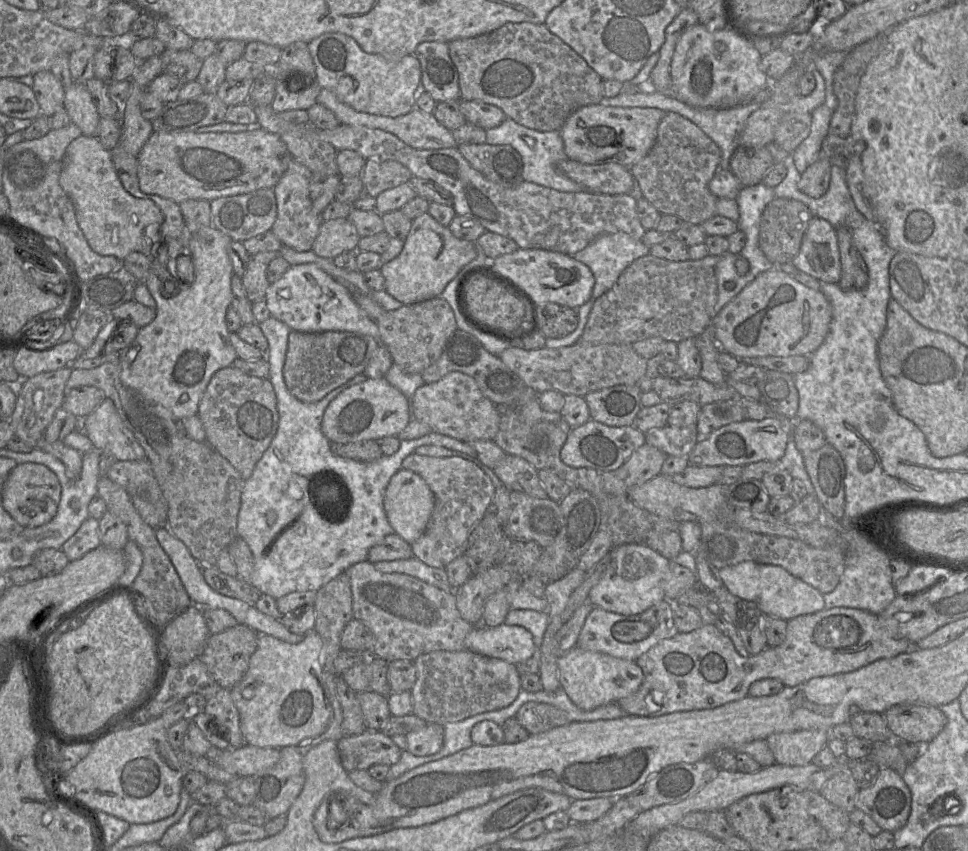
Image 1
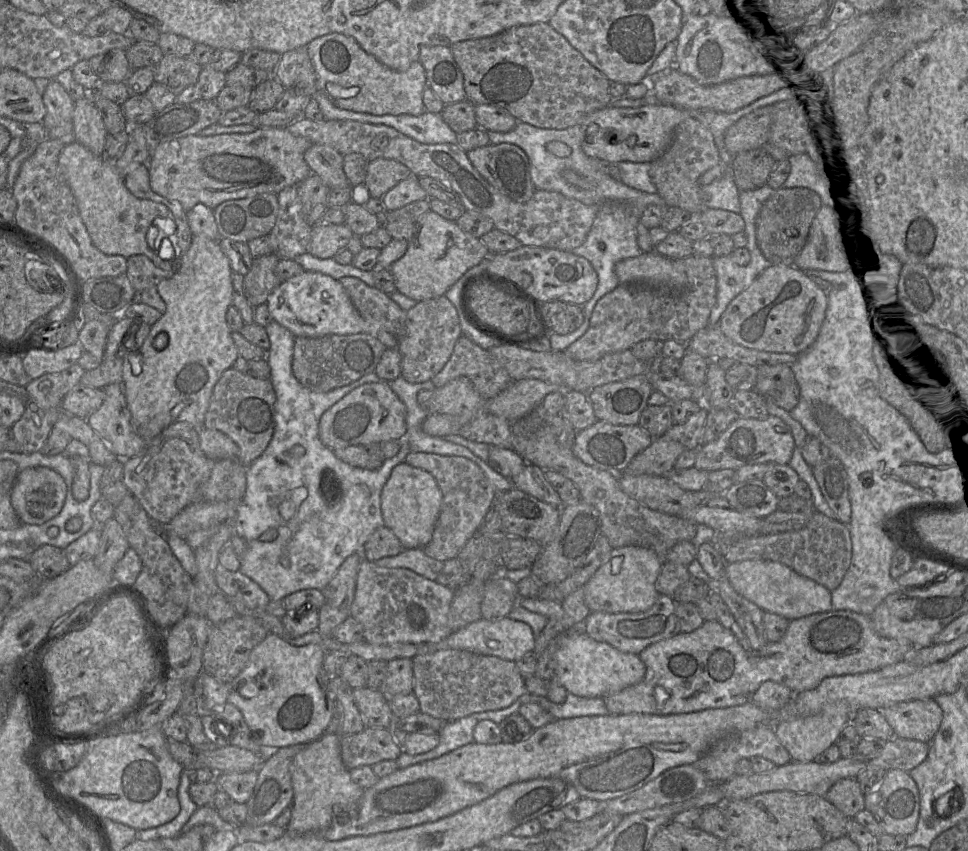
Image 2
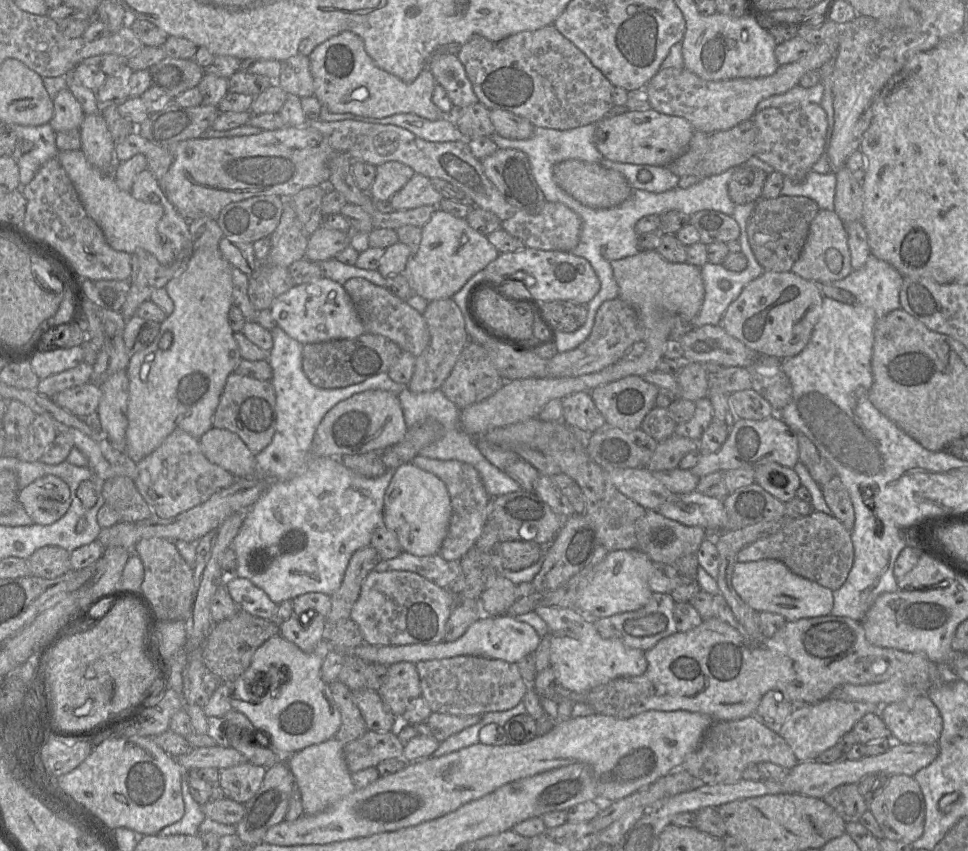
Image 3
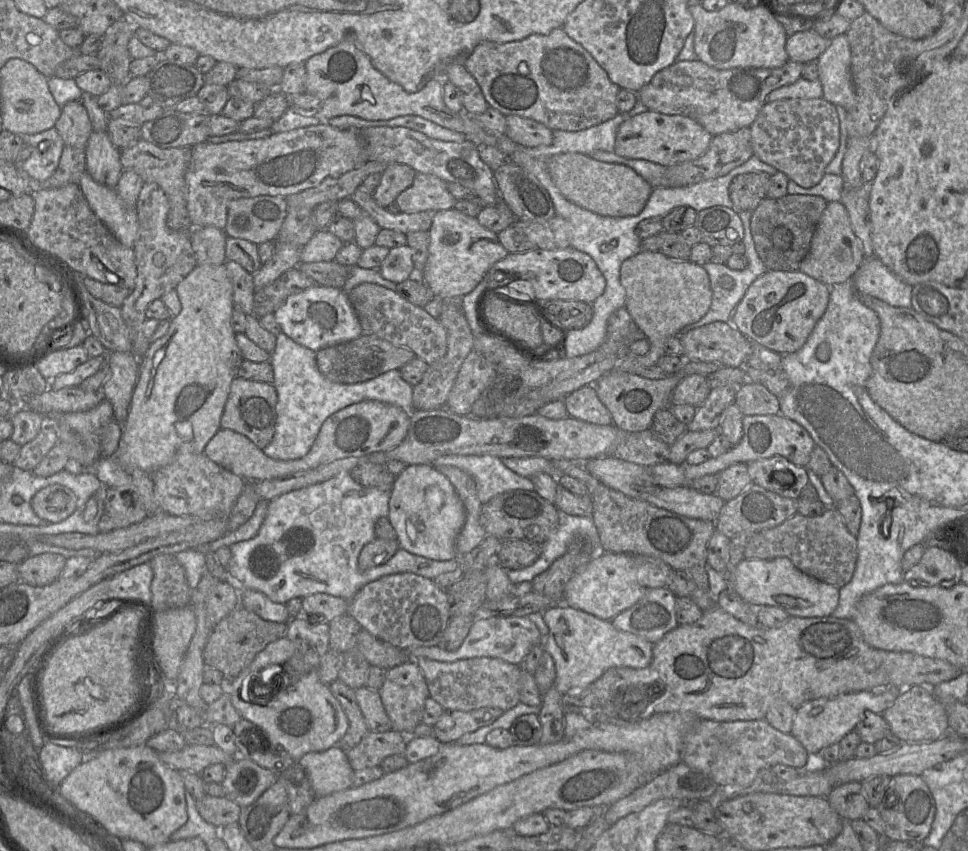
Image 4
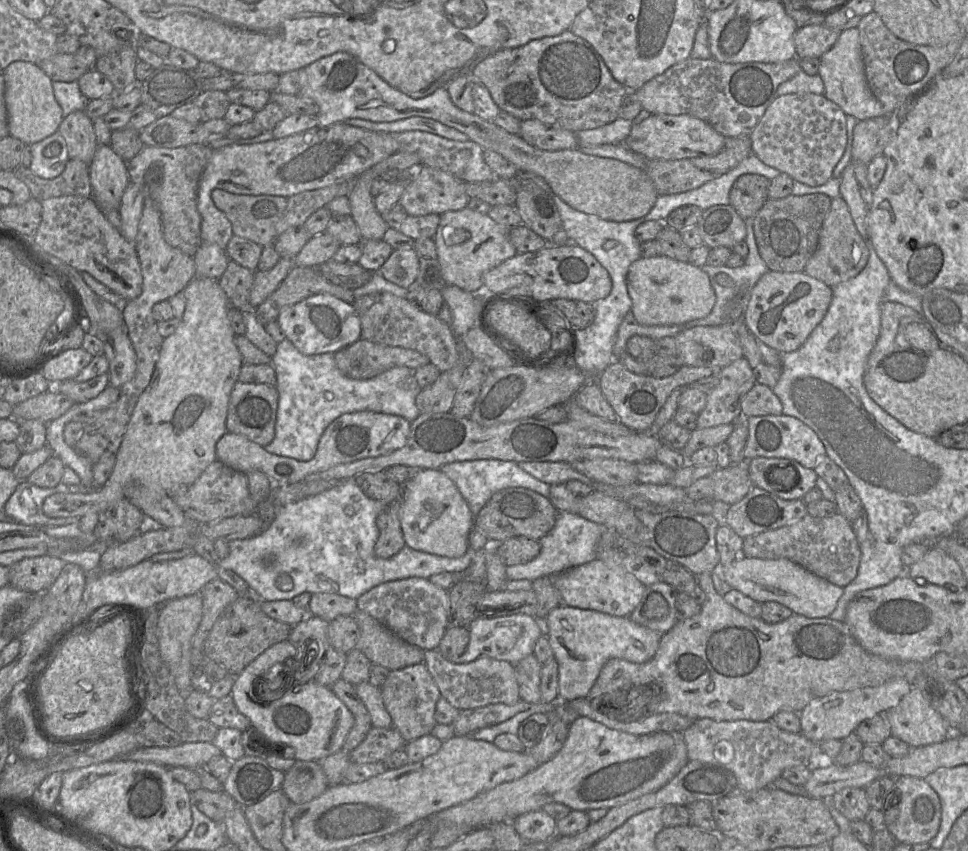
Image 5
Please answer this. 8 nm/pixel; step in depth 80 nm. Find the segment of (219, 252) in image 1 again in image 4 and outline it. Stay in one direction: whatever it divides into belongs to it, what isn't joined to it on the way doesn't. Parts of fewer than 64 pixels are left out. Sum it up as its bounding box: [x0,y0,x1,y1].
[115,265,244,474]

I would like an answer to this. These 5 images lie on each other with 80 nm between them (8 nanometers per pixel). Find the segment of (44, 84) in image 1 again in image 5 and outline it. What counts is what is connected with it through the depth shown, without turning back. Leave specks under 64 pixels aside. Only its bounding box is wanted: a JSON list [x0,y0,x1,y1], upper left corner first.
[58,111,98,164]

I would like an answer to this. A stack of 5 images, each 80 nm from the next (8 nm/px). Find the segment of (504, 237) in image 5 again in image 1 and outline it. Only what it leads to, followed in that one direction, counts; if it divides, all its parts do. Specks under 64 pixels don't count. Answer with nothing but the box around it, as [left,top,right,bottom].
[380,212,477,305]

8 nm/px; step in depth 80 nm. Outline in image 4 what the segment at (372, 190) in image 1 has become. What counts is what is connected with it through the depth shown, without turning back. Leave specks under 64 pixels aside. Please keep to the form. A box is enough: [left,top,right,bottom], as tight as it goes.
[371,164,416,209]

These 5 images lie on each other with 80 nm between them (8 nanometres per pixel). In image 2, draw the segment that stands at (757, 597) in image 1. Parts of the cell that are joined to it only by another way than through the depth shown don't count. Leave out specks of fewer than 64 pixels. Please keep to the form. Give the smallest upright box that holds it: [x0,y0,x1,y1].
[725,560,832,620]

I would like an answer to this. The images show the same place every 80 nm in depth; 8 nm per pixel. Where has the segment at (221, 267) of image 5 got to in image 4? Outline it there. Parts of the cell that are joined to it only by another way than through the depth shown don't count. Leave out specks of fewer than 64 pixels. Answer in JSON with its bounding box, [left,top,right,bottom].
[190,226,226,265]

